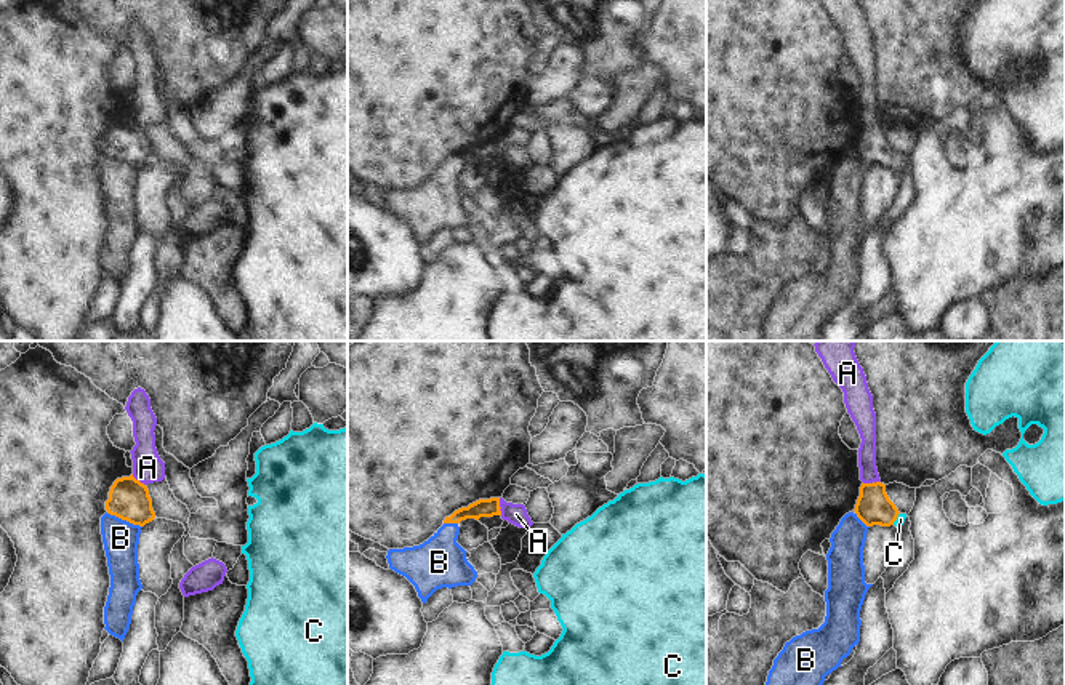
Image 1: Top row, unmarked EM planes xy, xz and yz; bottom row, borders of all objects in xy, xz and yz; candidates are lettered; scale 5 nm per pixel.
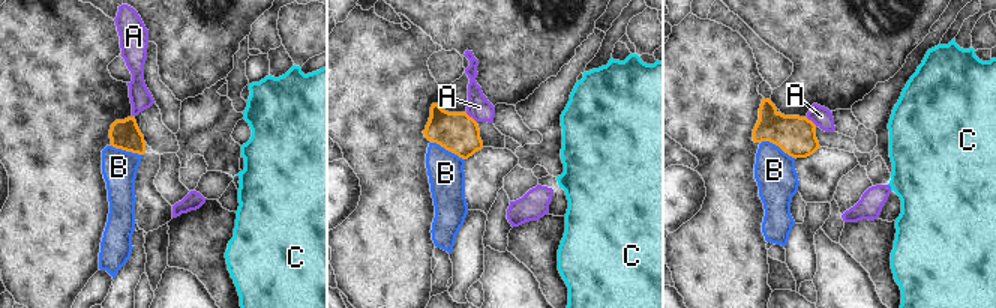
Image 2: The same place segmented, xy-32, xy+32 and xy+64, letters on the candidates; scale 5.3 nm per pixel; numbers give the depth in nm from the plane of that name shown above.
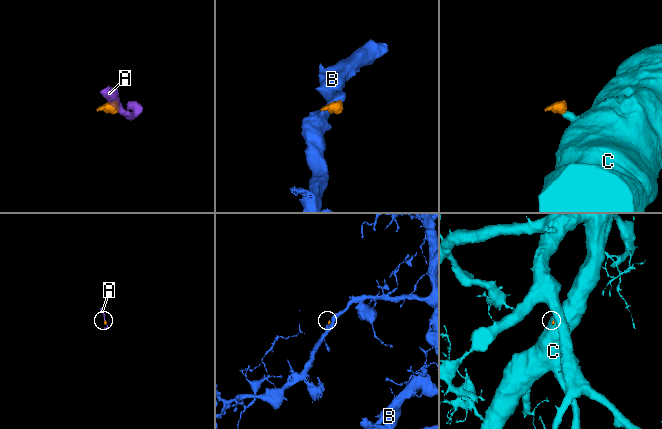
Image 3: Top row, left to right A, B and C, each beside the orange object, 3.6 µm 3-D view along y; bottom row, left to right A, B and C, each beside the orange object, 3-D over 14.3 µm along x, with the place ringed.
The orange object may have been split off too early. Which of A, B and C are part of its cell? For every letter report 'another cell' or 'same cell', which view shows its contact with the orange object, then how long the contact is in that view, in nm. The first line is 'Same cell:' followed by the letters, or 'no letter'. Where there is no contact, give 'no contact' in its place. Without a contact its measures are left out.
Same cell: C
A: another cell; contact in xz; length 90 nm
B: another cell; contact in xy; length 200 nm
C: same cell; contact in yz; length 70 nm

